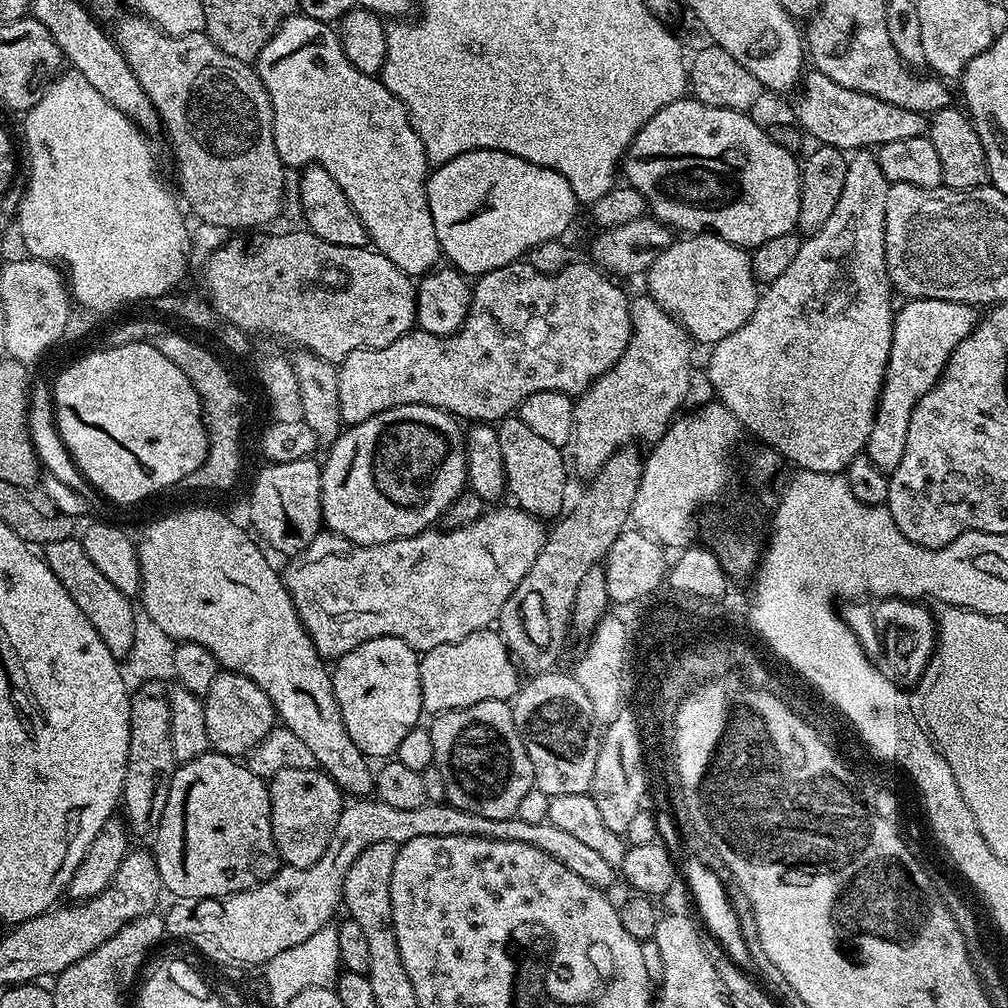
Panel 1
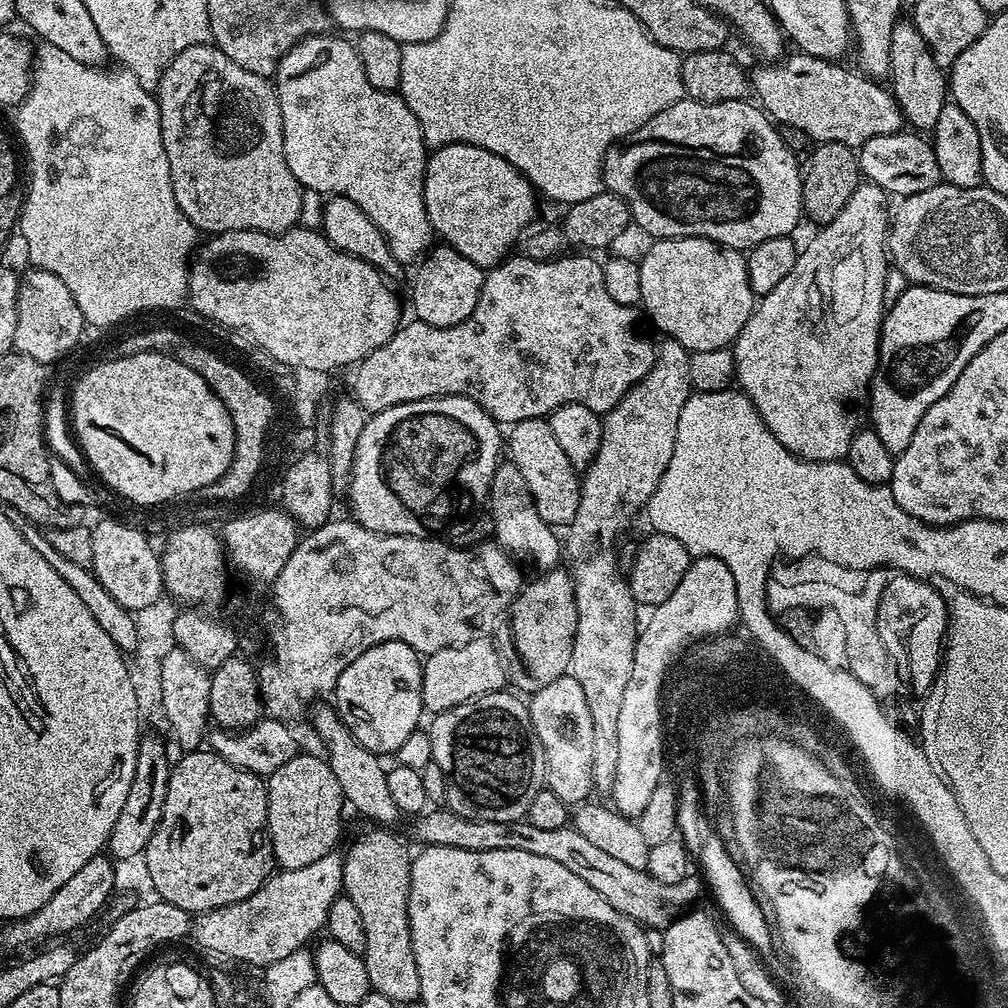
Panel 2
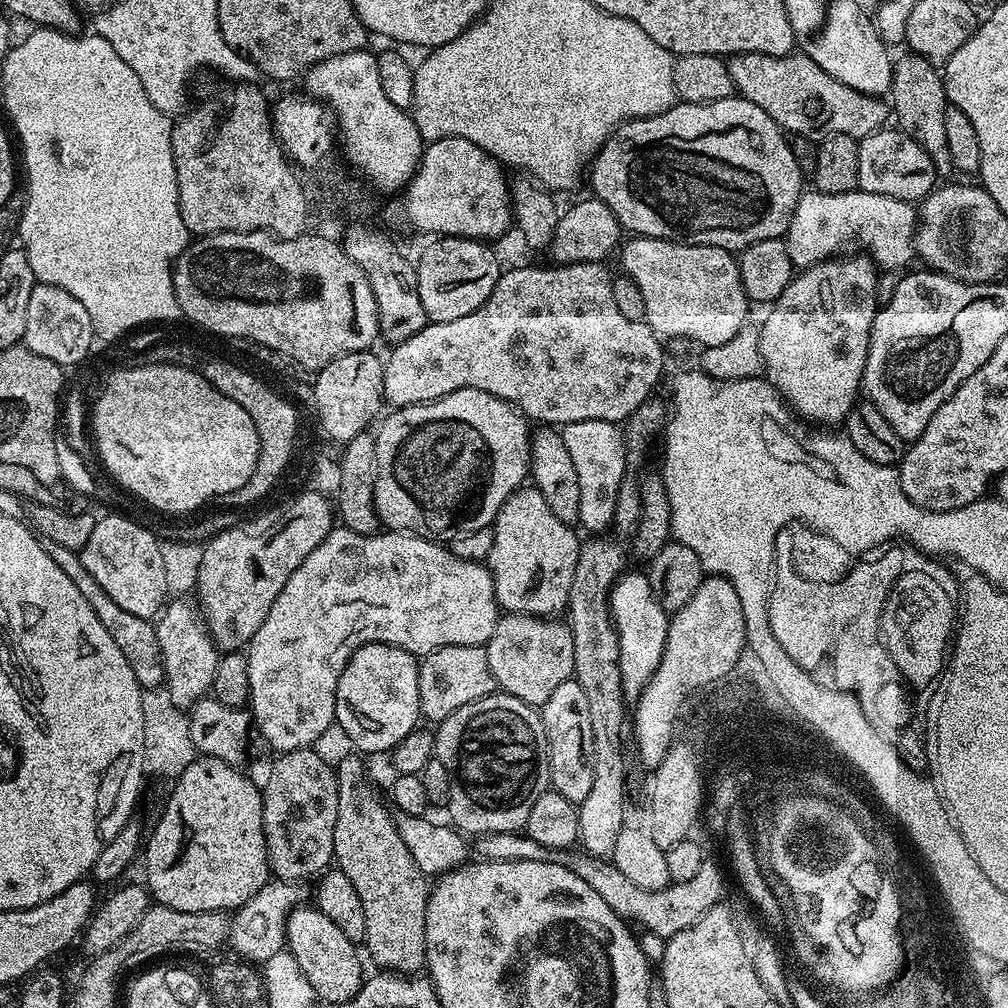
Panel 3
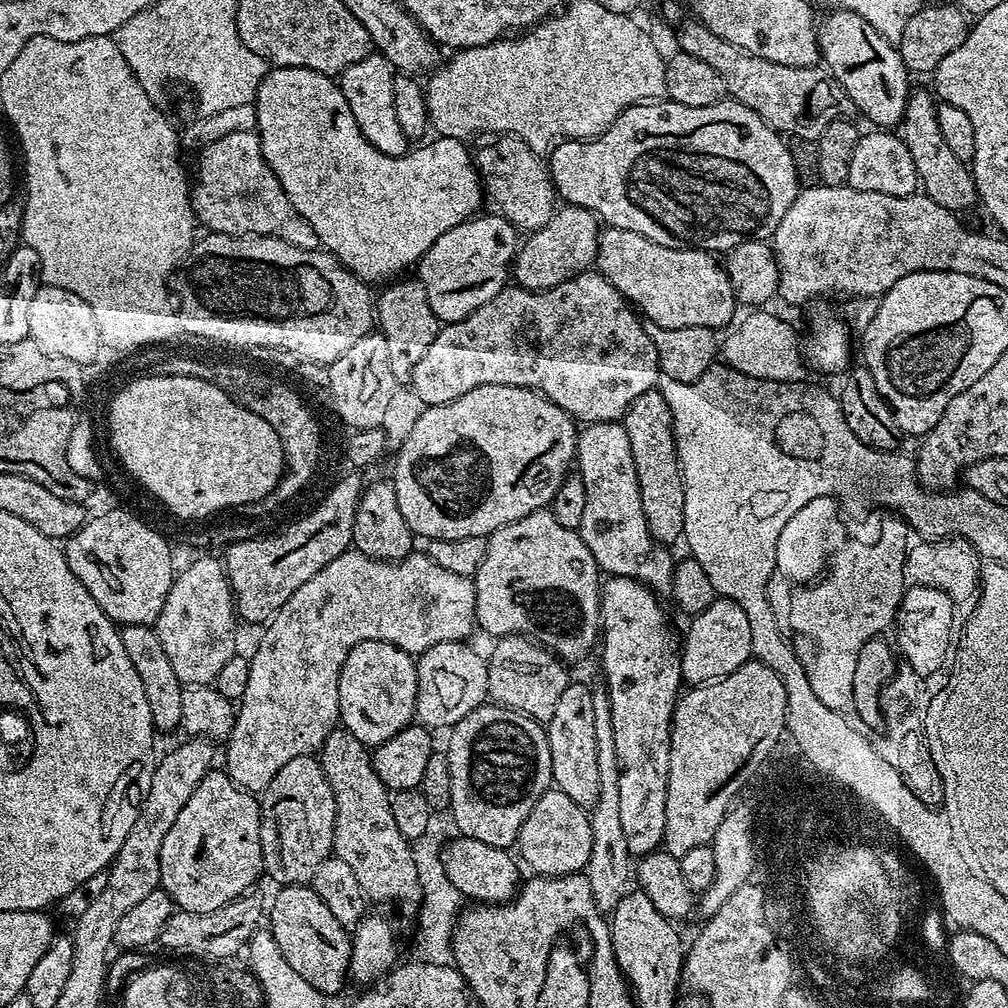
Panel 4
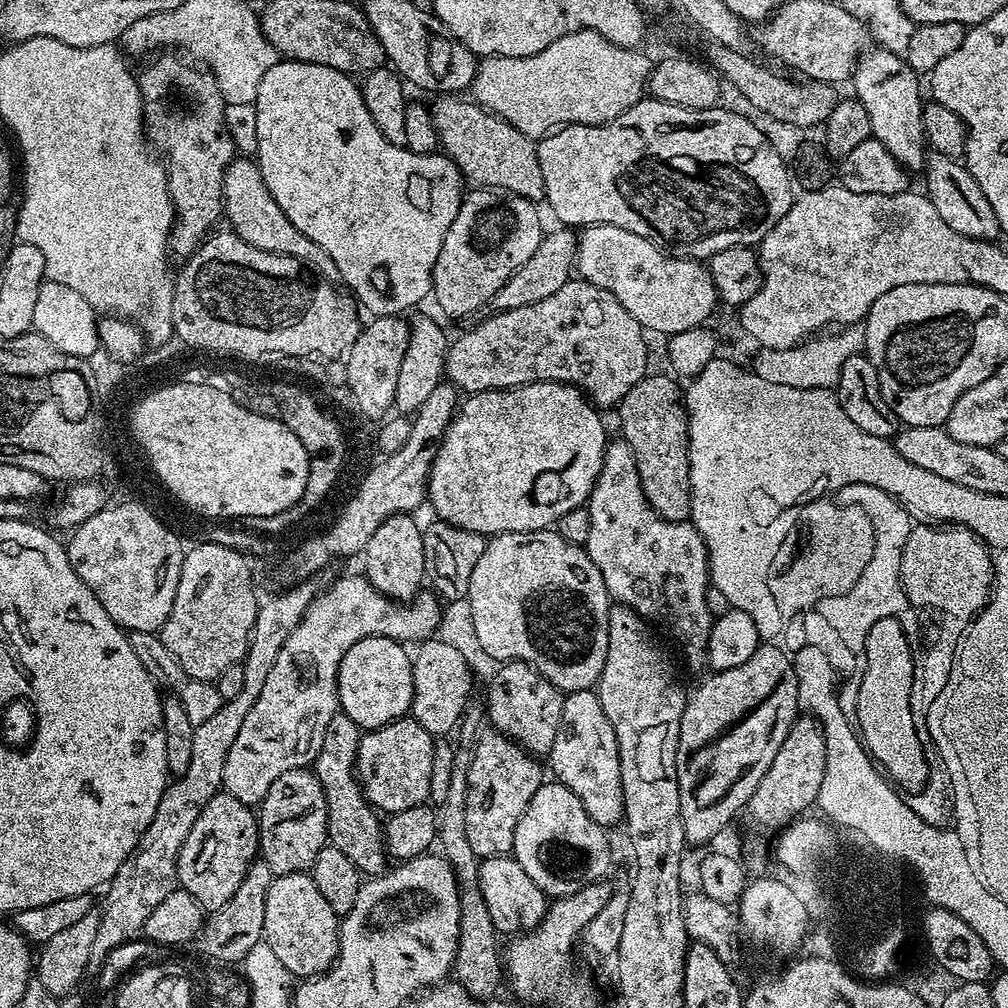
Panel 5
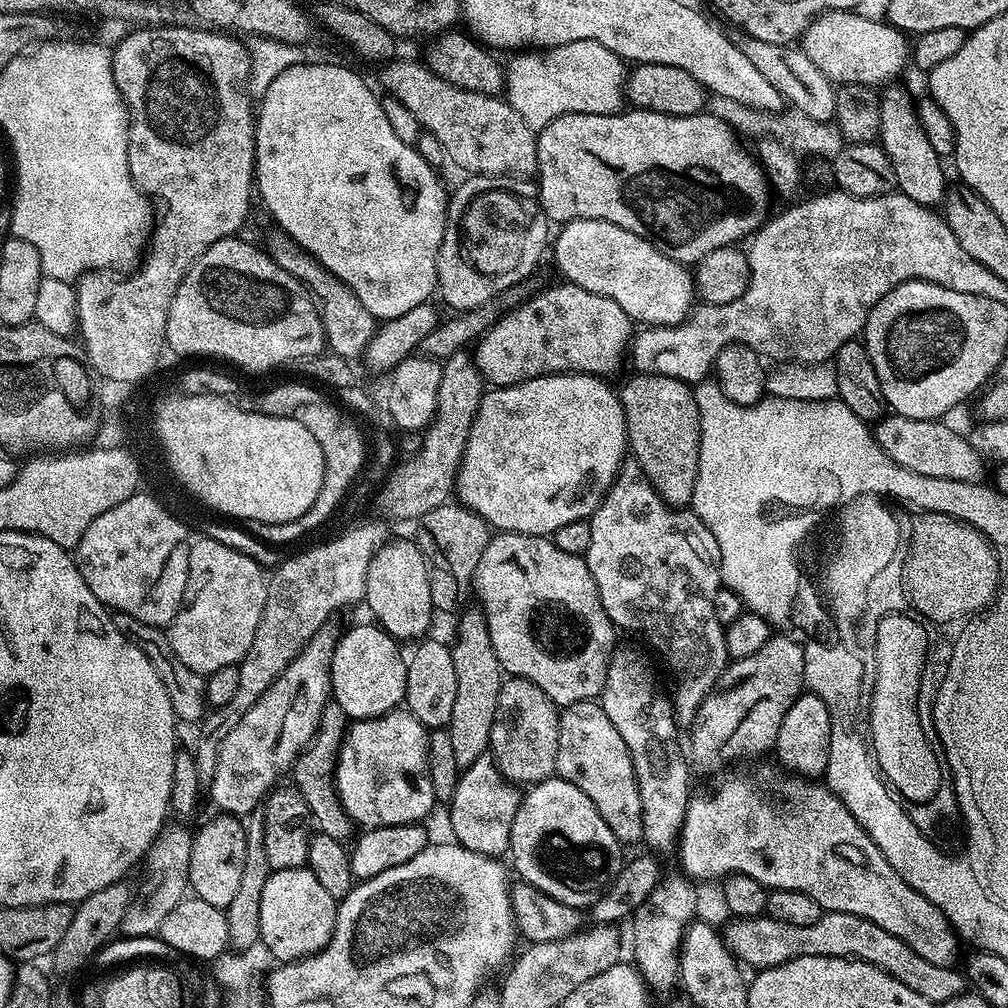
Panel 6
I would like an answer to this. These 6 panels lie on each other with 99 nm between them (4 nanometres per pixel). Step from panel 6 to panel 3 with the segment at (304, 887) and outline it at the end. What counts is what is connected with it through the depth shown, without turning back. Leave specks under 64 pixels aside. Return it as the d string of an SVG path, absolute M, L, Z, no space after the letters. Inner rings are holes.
M301 906L294 909L288 915L284 939L286 951L293 956L295 962L298 962L298 967L306 976L306 982L311 988L311 995L317 1001L325 1000L328 1006L335 1006L338 1002L350 1002L350 998L358 994L366 979L366 971L364 972L363 966L360 965L360 956L356 953L359 952L357 945L352 944L350 938L346 938L346 934L342 934L342 930L338 930L338 926L330 922L330 918L326 918L326 914L319 912L315 906Z

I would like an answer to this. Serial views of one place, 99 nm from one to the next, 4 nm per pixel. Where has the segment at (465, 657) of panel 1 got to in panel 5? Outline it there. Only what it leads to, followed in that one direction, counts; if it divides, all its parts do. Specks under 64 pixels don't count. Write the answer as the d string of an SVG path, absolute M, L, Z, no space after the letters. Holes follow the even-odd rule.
M429 638L419 645L412 656L412 677L414 694L410 709L411 719L417 720L433 738L444 738L448 731L455 729L461 721L472 699L474 675L466 658L446 642Z

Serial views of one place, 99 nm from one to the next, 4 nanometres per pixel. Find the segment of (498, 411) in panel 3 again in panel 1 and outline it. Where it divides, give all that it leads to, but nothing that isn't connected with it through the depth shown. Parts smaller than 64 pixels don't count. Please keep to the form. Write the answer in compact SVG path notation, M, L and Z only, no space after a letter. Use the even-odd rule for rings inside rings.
M407 404L406 406L398 406L397 408L391 408L390 410L382 410L382 414L374 414L366 422L361 424L353 424L351 426L345 427L341 431L339 438L333 443L328 449L328 457L322 460L322 467L320 473L322 474L322 514L324 515L323 527L329 532L338 534L342 538L346 538L352 544L361 544L361 546L374 546L375 544L381 544L382 542L390 542L391 540L401 540L407 536L417 536L420 532L427 532L433 527L432 524L441 519L444 513L448 511L448 507L458 499L466 491L466 485L468 482L468 449L466 447L466 432L462 427L460 429L461 421L457 417L453 416L452 413L447 412L445 408L435 408L434 406L426 406L425 404Z

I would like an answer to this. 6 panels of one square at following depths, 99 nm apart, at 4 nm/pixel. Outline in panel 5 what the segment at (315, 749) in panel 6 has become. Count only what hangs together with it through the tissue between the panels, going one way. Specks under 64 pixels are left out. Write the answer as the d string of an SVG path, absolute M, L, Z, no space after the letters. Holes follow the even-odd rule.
M337 711L326 726L322 750L316 756L314 771L326 794L328 807L328 839L331 847L342 850L361 873L379 876L389 867L382 816L364 796L360 781L356 779L356 755L362 730L345 712Z

